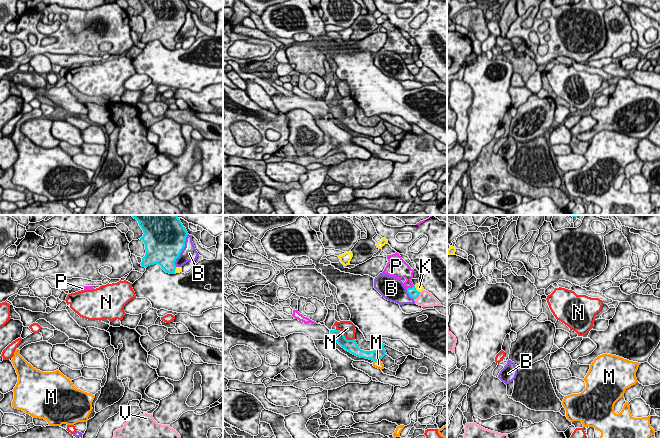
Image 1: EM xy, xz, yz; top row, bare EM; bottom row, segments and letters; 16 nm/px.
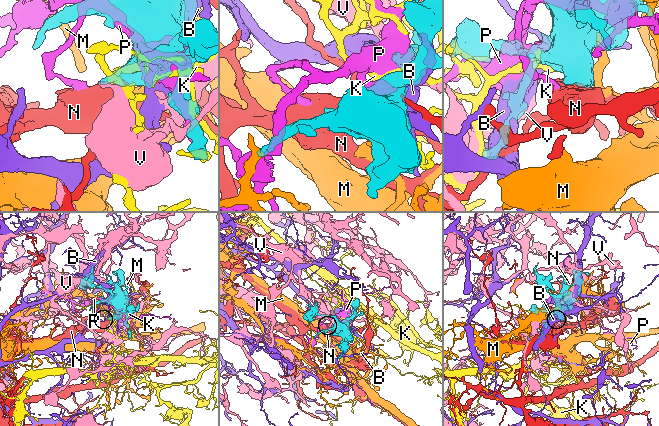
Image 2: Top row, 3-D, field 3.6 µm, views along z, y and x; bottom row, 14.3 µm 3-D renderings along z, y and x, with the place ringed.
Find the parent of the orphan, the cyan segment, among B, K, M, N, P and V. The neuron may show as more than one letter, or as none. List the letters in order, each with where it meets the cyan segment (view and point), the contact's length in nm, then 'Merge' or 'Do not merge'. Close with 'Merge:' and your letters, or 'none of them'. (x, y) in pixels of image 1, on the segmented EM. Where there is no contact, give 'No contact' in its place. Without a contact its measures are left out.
B: Touches cyan at xy (182, 249). Shared border 550 nm. Do not merge
K: Touches cyan at xz (415, 289). Shared border 140 nm. Do not merge
M: Touches cyan at xz (377, 360). Shared border 120 nm. Do not merge
N: Touches cyan at xz (344, 336). Shared border 360 nm. Do not merge
P: Touches cyan at xz (410, 288). Shared border 140 nm. Do not merge
V: Touches cyan at xz (417, 296). Shared border 160 nm. Do not merge
Merge: none of them

